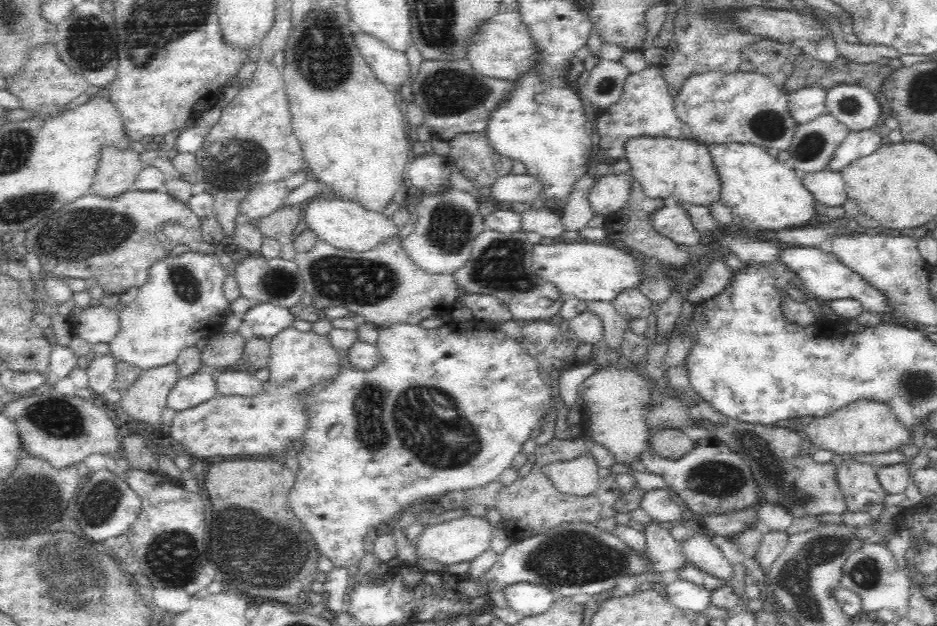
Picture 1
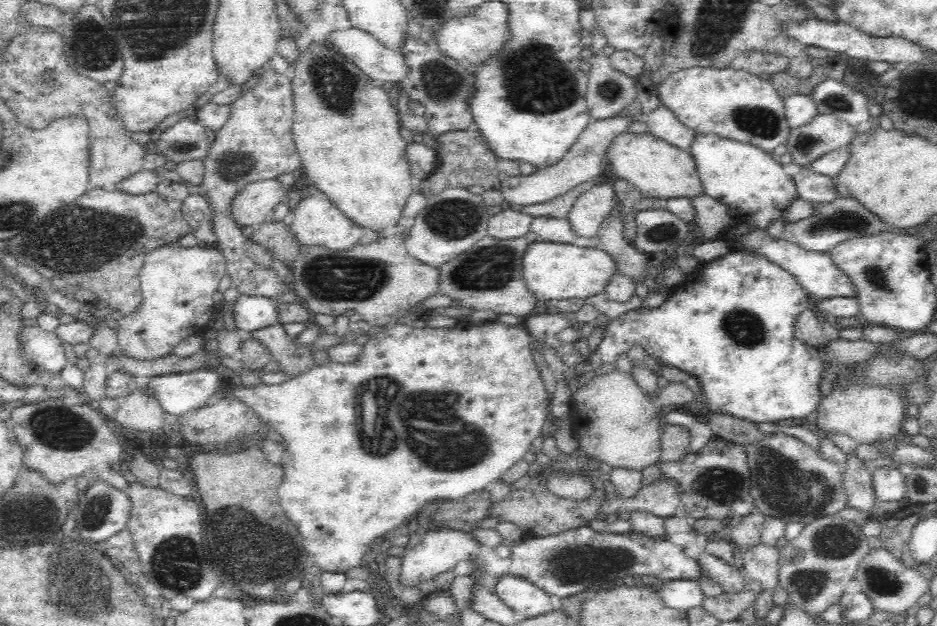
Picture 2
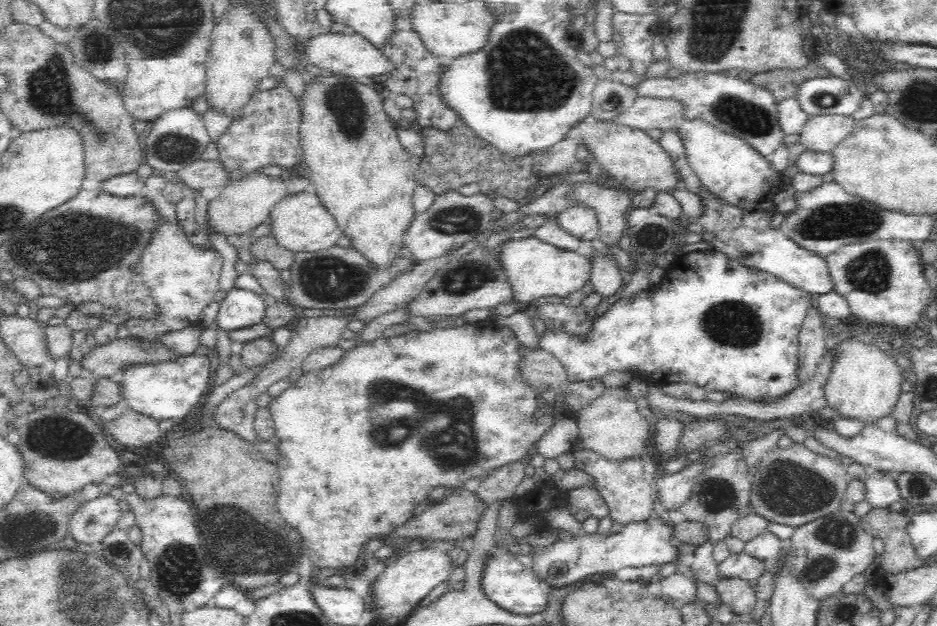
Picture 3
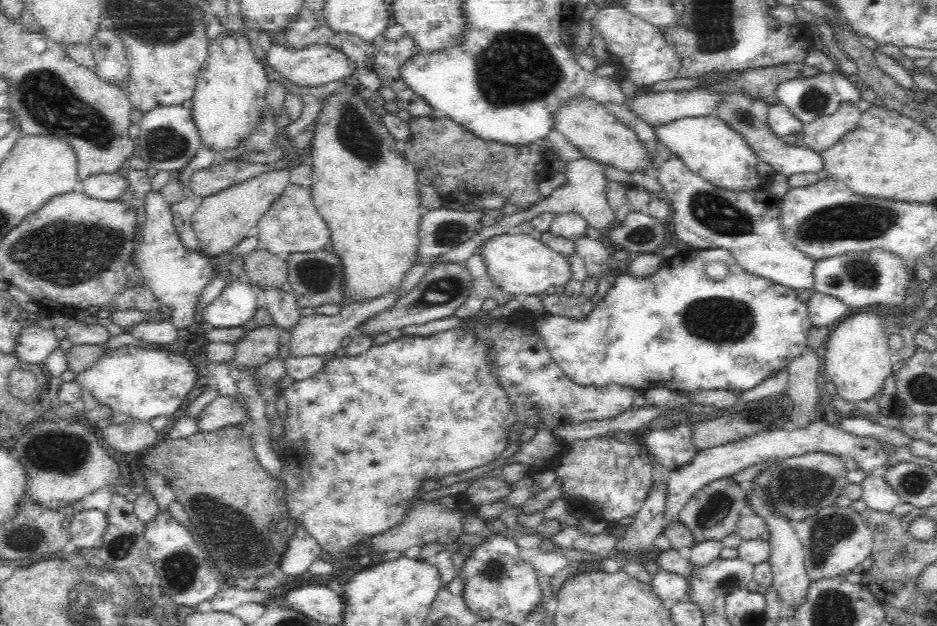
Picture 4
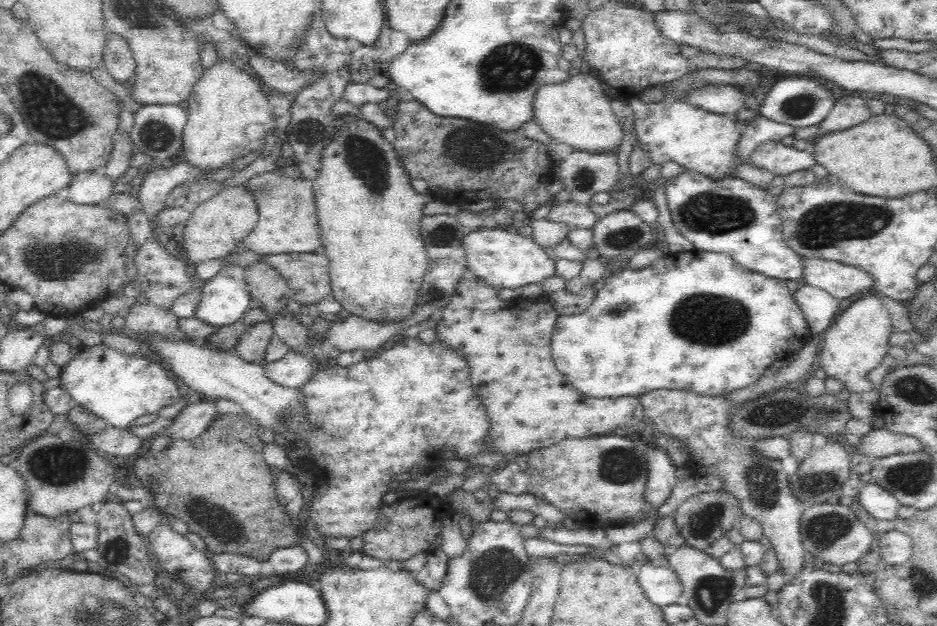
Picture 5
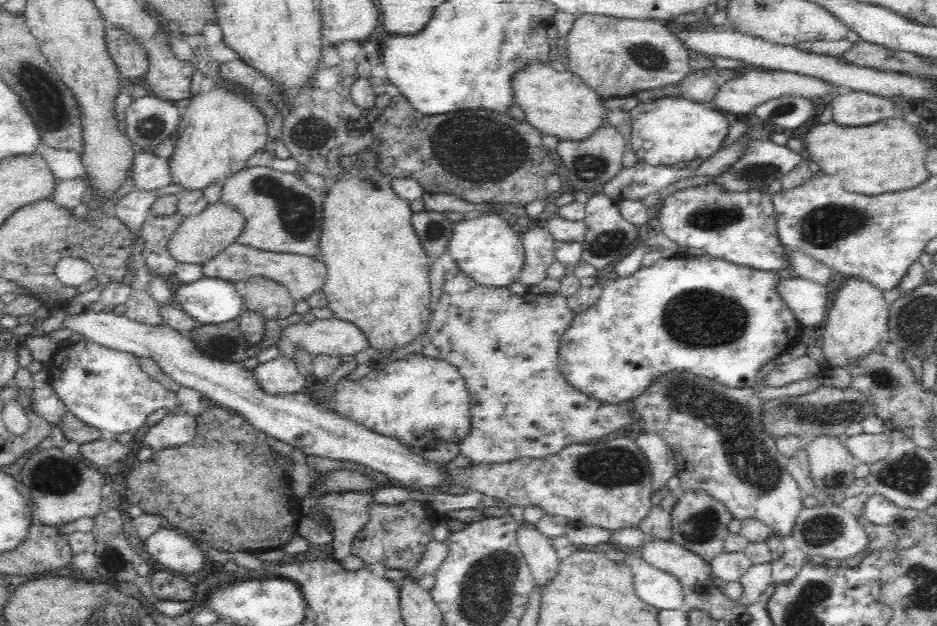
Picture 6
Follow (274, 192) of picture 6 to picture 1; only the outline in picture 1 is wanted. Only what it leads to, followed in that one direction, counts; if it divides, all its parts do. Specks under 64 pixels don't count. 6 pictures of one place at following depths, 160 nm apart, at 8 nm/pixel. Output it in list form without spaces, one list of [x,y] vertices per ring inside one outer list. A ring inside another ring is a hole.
[[[340,196],[321,197],[305,204],[302,224],[312,229],[327,244],[356,252],[370,251],[390,241],[390,238],[399,238],[401,230],[394,224],[394,220],[382,211],[370,209],[360,201]]]

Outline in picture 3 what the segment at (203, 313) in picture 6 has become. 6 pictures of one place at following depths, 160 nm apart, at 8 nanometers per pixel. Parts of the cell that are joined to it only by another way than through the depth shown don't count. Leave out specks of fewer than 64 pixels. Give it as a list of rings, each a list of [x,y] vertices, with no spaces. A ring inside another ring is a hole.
[[[234,288],[219,296],[220,310],[216,319],[221,329],[240,330],[263,323],[267,316],[266,304],[259,294]]]

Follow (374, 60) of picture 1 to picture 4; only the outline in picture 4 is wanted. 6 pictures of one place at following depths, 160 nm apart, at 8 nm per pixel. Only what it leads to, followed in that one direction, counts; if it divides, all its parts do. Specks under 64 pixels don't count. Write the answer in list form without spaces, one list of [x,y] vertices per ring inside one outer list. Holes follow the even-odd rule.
[[[312,43],[310,46],[302,46],[302,48],[273,45],[265,55],[268,64],[278,74],[300,87],[320,86],[330,81],[344,80],[345,77],[354,75],[354,72],[358,70],[358,64],[354,60],[350,60],[341,48],[330,43]]]

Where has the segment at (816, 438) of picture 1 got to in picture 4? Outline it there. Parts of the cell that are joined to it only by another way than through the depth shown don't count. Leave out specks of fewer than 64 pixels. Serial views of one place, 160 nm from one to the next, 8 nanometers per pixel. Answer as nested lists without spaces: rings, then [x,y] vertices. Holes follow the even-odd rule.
[[[851,312],[834,326],[835,330],[821,351],[827,378],[834,384],[836,395],[848,404],[876,398],[892,374],[895,358],[886,344],[890,332],[885,318],[875,312]]]

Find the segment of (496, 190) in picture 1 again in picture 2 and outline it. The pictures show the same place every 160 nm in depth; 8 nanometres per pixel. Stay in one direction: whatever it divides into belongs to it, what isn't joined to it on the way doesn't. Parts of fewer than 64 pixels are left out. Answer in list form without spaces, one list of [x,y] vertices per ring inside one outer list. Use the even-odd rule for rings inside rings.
[[[619,116],[592,120],[584,128],[584,132],[578,136],[575,144],[570,146],[568,154],[564,154],[560,162],[557,162],[554,166],[548,166],[548,168],[538,169],[527,175],[518,174],[513,177],[508,177],[501,182],[501,185],[497,189],[504,196],[505,202],[510,202],[513,205],[520,204],[523,207],[531,204],[542,204],[547,199],[568,192],[580,184],[588,181],[598,181],[602,179],[601,168],[605,161],[607,149],[612,144],[614,138],[618,134],[625,132],[630,124],[632,122]]]

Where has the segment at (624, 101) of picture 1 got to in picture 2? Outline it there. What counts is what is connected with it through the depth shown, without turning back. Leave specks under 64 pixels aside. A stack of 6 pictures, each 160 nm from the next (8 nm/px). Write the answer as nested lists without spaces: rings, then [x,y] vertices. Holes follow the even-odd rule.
[[[650,71],[633,77],[635,97],[615,116],[632,123],[642,122],[646,124],[648,134],[689,150],[697,132],[682,124],[674,112],[664,106],[658,84],[651,79],[652,74]]]

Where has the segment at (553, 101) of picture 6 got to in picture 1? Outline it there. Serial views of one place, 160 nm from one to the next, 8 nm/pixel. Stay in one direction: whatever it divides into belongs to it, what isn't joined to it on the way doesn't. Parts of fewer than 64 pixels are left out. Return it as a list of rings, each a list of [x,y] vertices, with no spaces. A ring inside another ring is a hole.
[[[638,137],[626,142],[629,172],[650,198],[673,196],[680,204],[710,206],[720,201],[722,177],[707,144],[697,140],[668,137]]]

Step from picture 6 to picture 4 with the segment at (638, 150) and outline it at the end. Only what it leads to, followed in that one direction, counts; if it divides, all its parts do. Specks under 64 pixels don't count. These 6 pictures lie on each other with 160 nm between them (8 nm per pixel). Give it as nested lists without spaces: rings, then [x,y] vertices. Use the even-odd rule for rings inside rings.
[[[714,115],[682,118],[666,126],[656,126],[654,132],[658,142],[663,142],[666,148],[682,158],[692,172],[699,174],[716,188],[747,192],[766,187],[772,180],[773,175],[762,178],[758,174],[759,158],[746,139]]]

